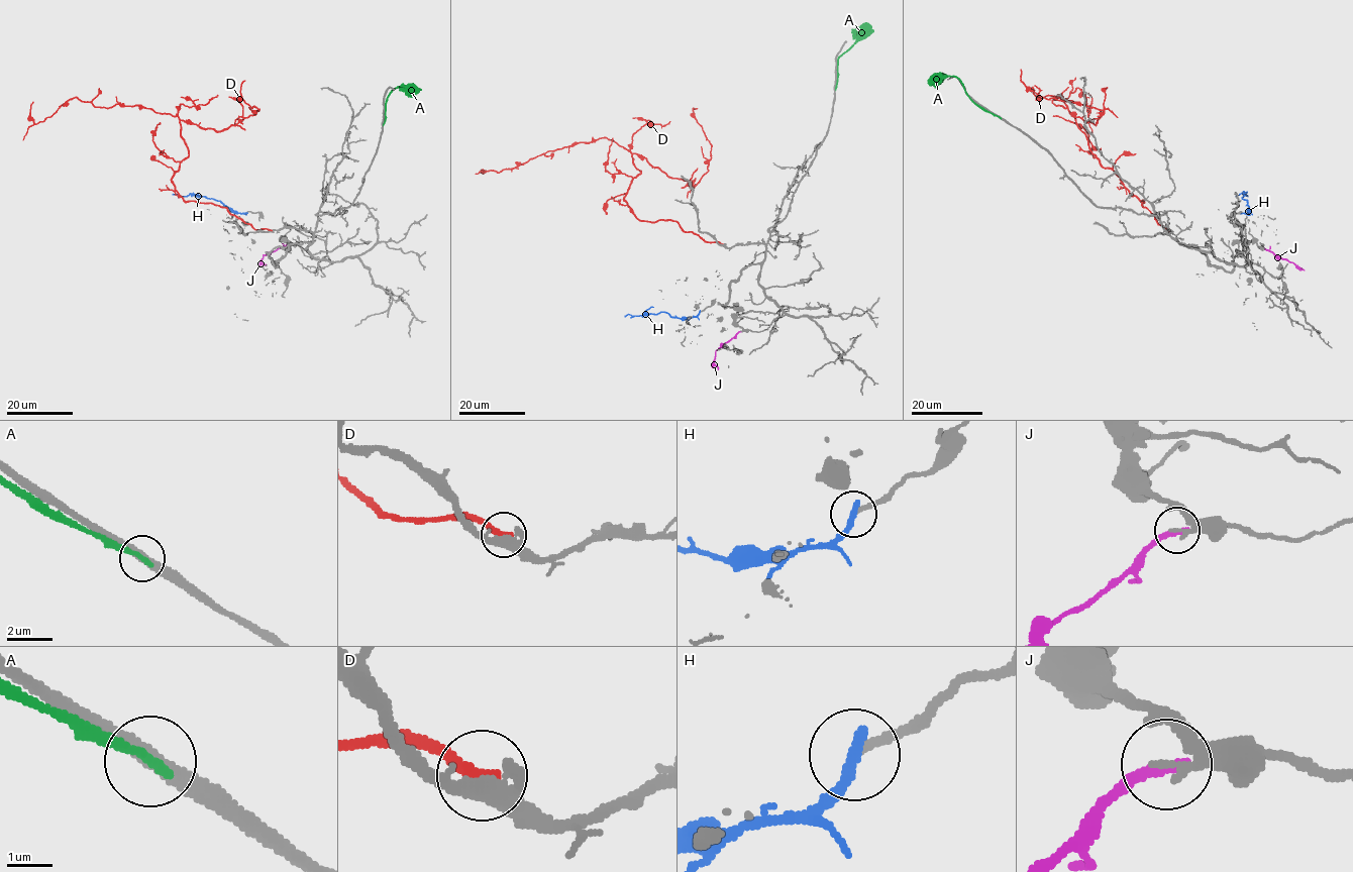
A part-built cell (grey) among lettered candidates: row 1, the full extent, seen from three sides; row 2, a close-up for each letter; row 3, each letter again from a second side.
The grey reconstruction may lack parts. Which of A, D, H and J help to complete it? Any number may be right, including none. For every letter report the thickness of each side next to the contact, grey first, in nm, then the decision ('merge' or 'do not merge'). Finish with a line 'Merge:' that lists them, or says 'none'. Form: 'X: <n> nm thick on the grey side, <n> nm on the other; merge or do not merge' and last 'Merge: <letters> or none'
A: 300 nm thick on the grey side, 260 nm on the other; do not merge
D: 440 nm thick on the grey side, 320 nm on the other; do not merge
H: 180 nm thick on the grey side, 280 nm on the other; do not merge
J: 190 nm thick on the grey side, 300 nm on the other; do not merge
Merge: none

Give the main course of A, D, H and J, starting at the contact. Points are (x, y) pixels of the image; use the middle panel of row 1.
A: (835, 89), (837, 60), (866, 22)
D: (722, 244), (673, 221), (640, 221), (623, 199), (641, 172), (629, 150), (605, 137), (486, 171)
H: (700, 312), (688, 317), (672, 317), (665, 312), (624, 316)
J: (741, 330), (715, 351), (713, 362), (718, 369)

